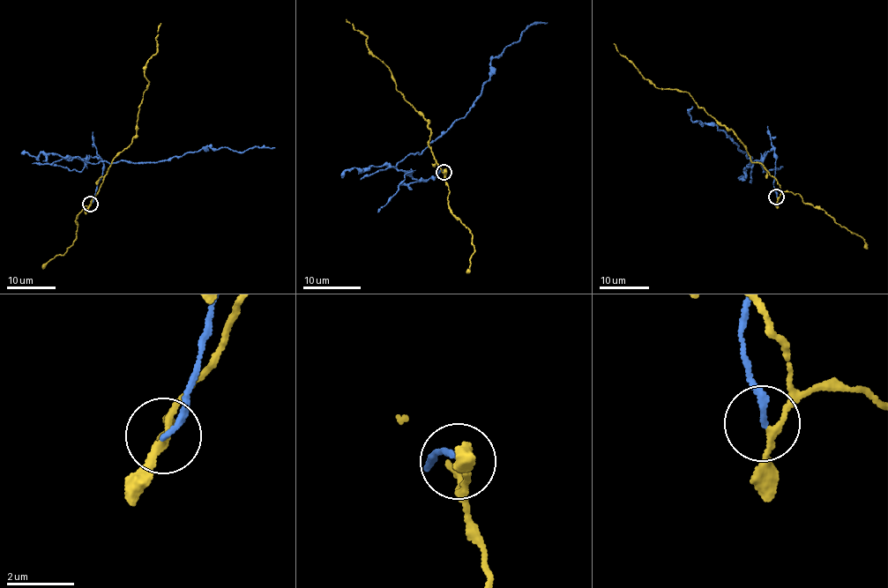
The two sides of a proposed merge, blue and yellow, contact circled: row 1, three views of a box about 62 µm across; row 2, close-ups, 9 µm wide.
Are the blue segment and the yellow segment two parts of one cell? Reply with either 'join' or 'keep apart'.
keep apart

